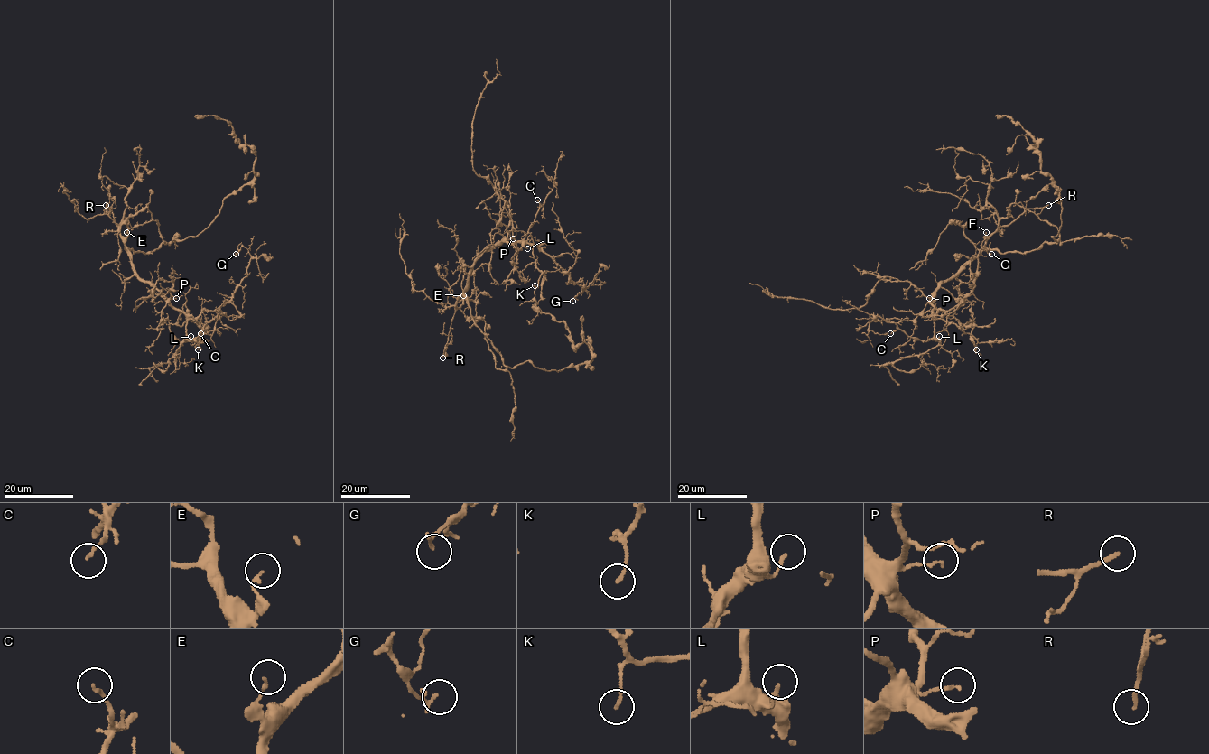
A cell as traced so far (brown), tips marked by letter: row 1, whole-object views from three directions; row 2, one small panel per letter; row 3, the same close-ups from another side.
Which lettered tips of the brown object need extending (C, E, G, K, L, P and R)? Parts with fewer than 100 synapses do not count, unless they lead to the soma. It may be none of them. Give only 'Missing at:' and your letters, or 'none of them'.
Missing at: R

